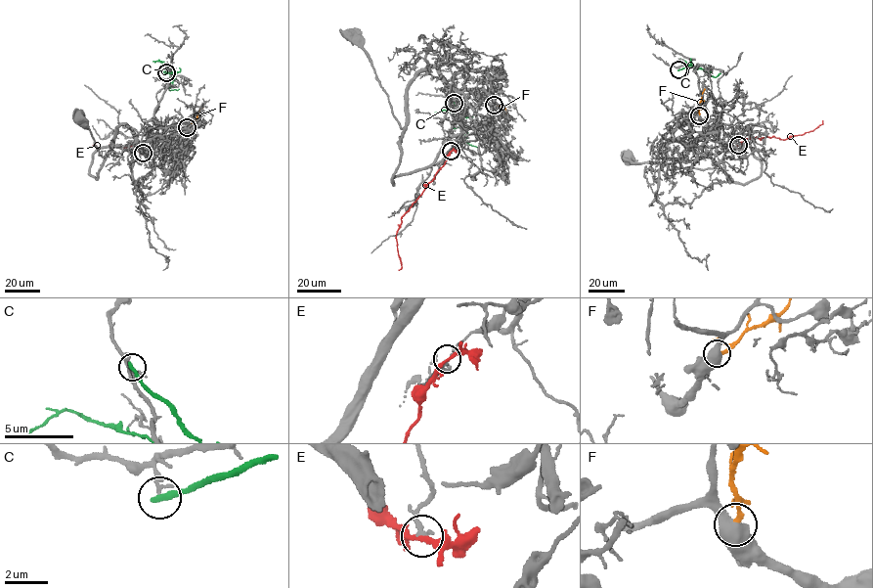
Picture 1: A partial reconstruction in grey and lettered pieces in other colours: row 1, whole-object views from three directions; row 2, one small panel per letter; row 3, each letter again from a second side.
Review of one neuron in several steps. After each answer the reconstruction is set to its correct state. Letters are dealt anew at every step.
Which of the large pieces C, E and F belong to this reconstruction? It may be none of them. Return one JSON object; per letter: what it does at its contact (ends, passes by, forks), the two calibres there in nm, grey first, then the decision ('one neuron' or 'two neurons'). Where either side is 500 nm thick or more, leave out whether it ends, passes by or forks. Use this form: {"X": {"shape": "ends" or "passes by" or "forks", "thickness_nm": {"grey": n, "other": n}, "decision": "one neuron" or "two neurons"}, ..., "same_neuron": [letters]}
{"C": {"shape": "ends", "thickness_nm": {"grey": 160, "other": 320}, "decision": "two neurons"}, "E": {"shape": "passes by", "thickness_nm": {"grey": 240, "other": 240}, "decision": "two neurons"}, "F": {"thickness_nm": {"grey": 600, "other": 240}, "decision": "two neurons"}, "same_neuron": []}

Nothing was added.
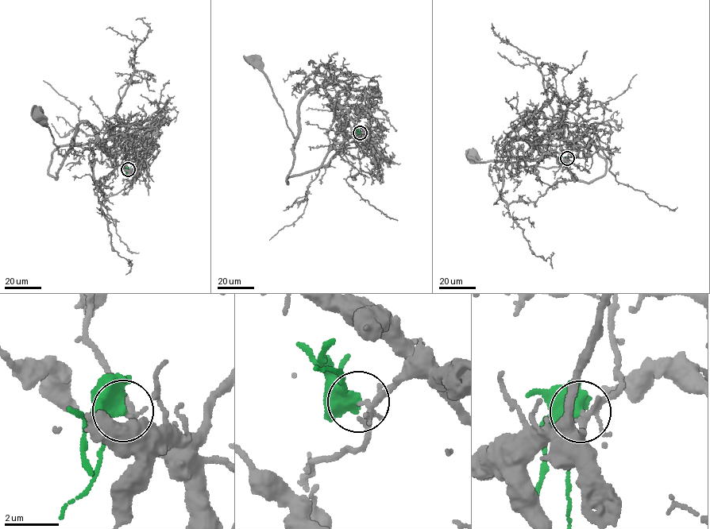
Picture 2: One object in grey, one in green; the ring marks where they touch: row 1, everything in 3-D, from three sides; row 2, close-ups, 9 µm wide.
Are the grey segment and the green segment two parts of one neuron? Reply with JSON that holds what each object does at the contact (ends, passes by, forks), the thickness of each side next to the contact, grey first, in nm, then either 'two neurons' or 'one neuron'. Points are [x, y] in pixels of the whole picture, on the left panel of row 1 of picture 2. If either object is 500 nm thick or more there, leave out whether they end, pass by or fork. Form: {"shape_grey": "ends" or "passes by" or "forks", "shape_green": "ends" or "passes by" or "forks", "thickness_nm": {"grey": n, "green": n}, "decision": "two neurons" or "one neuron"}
{"shape_grey": "forks", "shape_green": "passes by", "thickness_nm": {"grey": 150, "green": 440}, "decision": "two neurons"}

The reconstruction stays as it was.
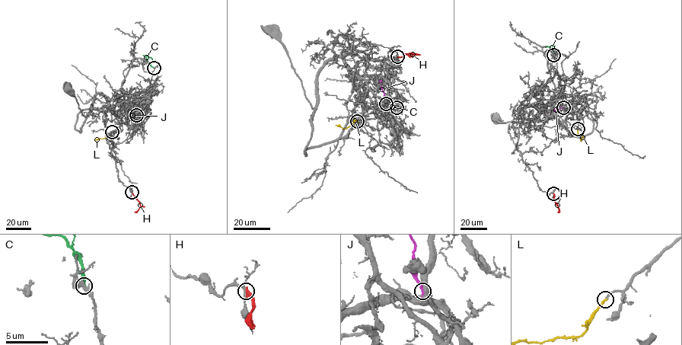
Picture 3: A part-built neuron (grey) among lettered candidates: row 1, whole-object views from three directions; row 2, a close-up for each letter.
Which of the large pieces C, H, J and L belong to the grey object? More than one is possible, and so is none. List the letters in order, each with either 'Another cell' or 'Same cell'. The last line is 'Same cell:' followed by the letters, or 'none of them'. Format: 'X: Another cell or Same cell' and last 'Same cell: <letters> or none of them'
C: Another cell
H: Another cell
J: Another cell
L: Same cell
Same cell: L

